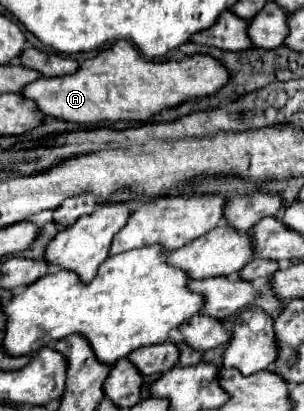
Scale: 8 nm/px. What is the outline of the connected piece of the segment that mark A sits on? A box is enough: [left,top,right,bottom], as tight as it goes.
[24,41,230,121]

